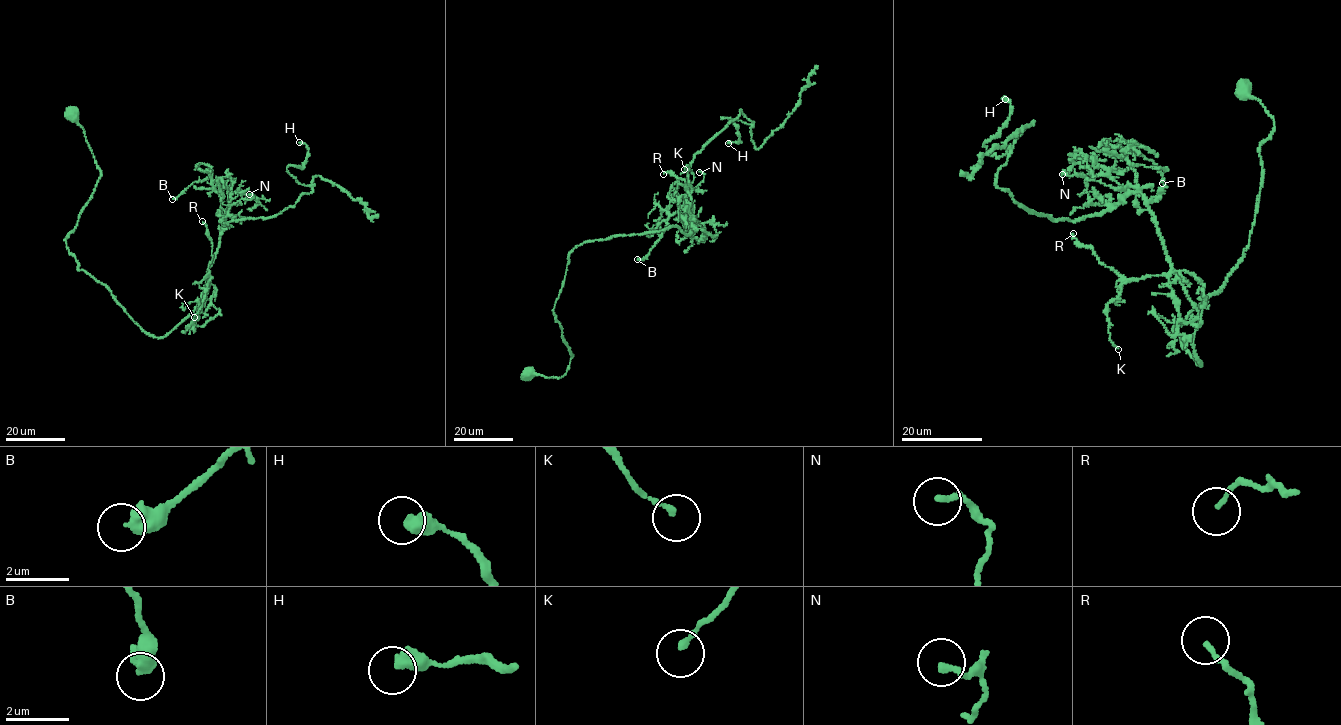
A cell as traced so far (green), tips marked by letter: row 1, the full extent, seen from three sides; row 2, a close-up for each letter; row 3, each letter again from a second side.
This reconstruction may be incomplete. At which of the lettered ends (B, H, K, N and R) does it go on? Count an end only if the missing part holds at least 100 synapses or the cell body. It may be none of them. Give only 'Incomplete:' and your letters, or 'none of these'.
Incomplete: none of these

